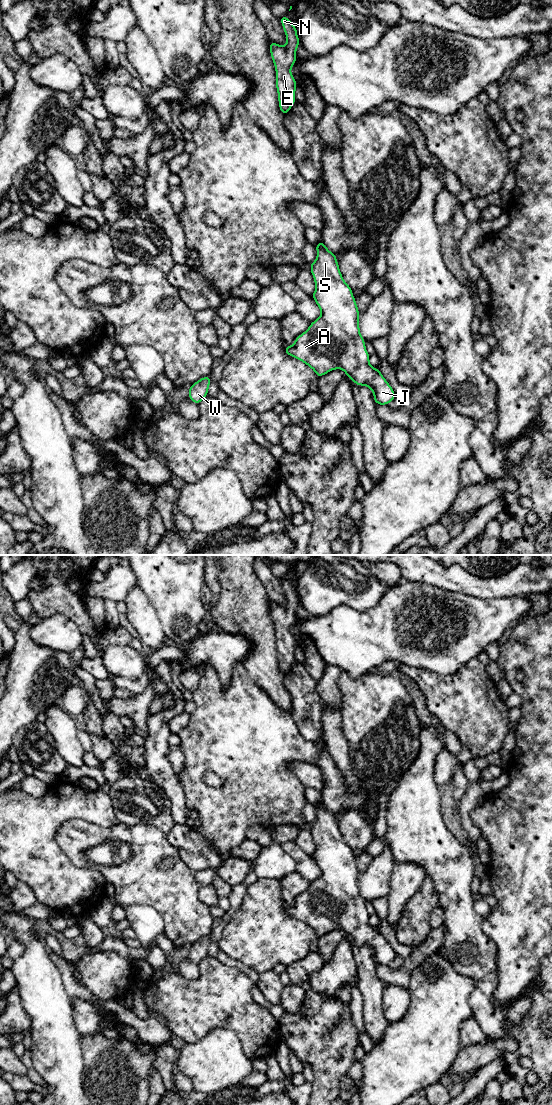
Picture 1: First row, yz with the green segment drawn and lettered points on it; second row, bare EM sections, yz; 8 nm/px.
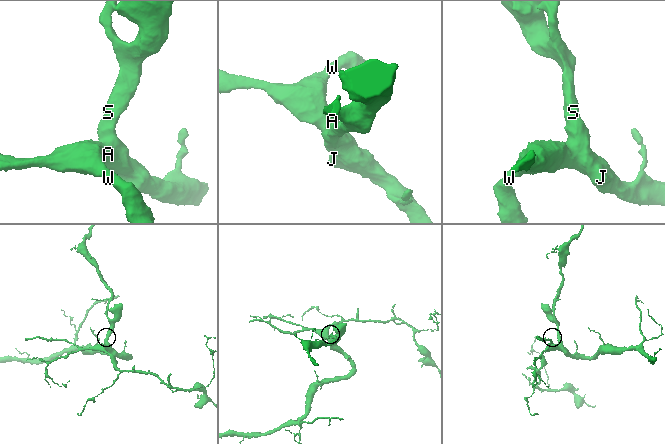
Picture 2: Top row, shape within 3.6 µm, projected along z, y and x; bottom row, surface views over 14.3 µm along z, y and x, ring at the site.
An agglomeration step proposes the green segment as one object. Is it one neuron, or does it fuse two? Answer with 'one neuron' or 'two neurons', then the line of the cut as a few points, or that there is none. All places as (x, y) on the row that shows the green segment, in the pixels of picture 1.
one neuron; cut none

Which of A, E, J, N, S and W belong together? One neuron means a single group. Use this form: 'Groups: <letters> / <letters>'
Groups: A E J N S W

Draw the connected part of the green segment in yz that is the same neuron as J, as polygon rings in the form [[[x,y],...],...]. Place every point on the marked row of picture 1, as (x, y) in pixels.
[[[323,240],[315,245],[317,258],[310,264],[316,289],[311,297],[321,310],[321,316],[310,323],[309,328],[296,337],[292,346],[284,346],[285,354],[292,356],[315,371],[319,378],[334,369],[342,369],[356,385],[366,385],[374,392],[373,399],[377,405],[389,405],[396,394],[381,374],[379,368],[370,366],[365,340],[360,334],[359,309],[352,289],[344,281],[336,259]]]

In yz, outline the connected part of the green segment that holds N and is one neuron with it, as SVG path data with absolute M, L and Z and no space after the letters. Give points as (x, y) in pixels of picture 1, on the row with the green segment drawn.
M286 14L280 18L284 33L287 38L287 45L280 46L279 44L270 41L269 48L272 60L274 62L274 67L276 70L276 90L278 92L278 102L279 108L283 115L286 115L296 102L295 90L297 88L297 82L291 74L291 67L297 62L296 50L300 45L300 41L297 35L297 28L292 24L292 22L287 18Z

